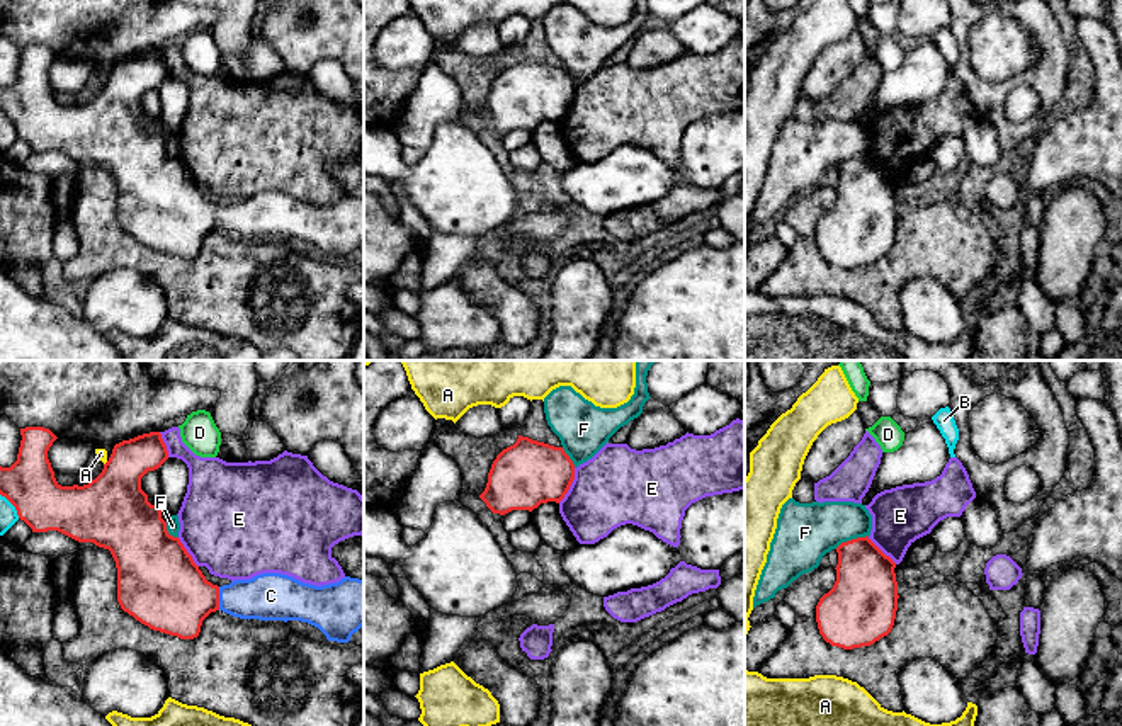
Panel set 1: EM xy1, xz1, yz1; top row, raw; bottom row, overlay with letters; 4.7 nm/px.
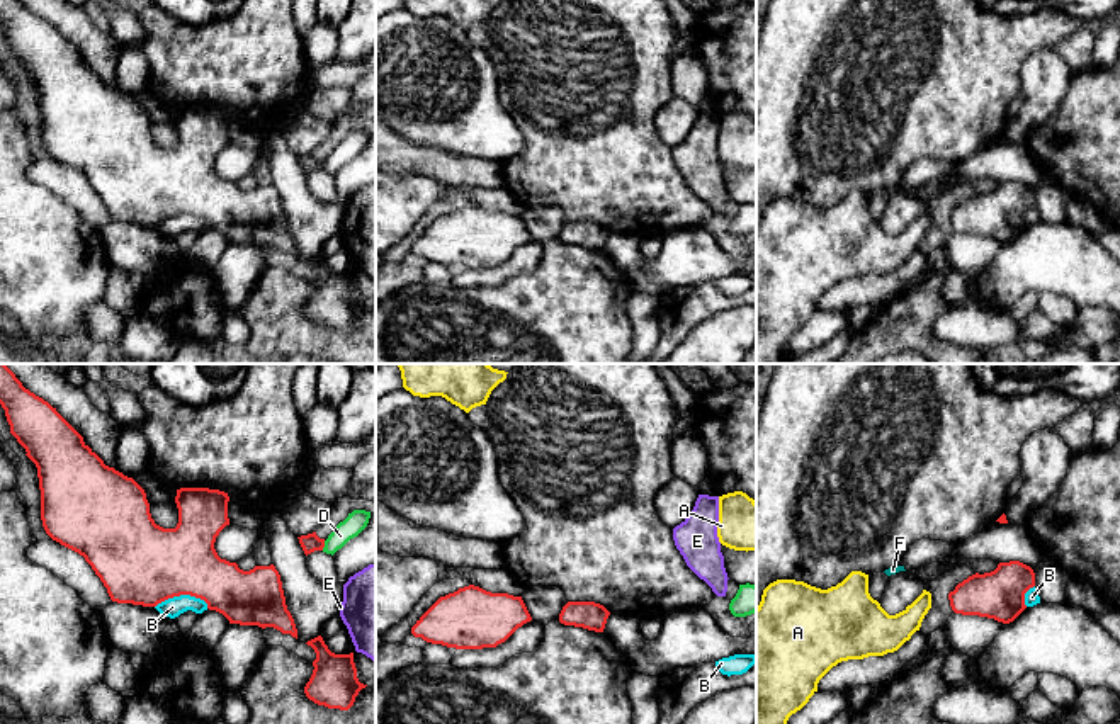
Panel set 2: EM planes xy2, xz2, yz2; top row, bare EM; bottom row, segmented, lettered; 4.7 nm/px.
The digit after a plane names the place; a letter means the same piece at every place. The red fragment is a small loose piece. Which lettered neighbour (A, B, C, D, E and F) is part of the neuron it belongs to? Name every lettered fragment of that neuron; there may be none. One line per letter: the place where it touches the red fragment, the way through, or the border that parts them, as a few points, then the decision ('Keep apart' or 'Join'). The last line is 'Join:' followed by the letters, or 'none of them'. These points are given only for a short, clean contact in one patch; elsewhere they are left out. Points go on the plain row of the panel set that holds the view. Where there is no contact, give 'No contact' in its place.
A: Touches red at xy1 (106, 82). Boundary: xy1 (107, 80), (104, 84). Keep apart
B: Touches red at xy2 (181, 213). Keep apart
C: Touches red at xy1 (218, 218). Path across: xy1 (167, 211), (218, 218), (271, 215). Join
D: Touches red at xy2 (323, 165). Boundary: xy2 (325, 160), (322, 169). Keep apart
E: Touches red at xz1 (570, 104). Keep apart
F: Touches red at yz1 (852, 158). Boundary: yz1 (867, 155), (842, 160), (835, 167). Keep apart
Join: C

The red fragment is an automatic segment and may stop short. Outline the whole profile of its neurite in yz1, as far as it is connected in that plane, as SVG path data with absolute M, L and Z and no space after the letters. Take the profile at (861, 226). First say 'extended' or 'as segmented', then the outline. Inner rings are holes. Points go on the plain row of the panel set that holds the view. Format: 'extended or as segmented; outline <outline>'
as segmented; outline M867 155L842 162L836 172L836 201L816 224L819 253L843 269L870 265L894 245L896 182Z

